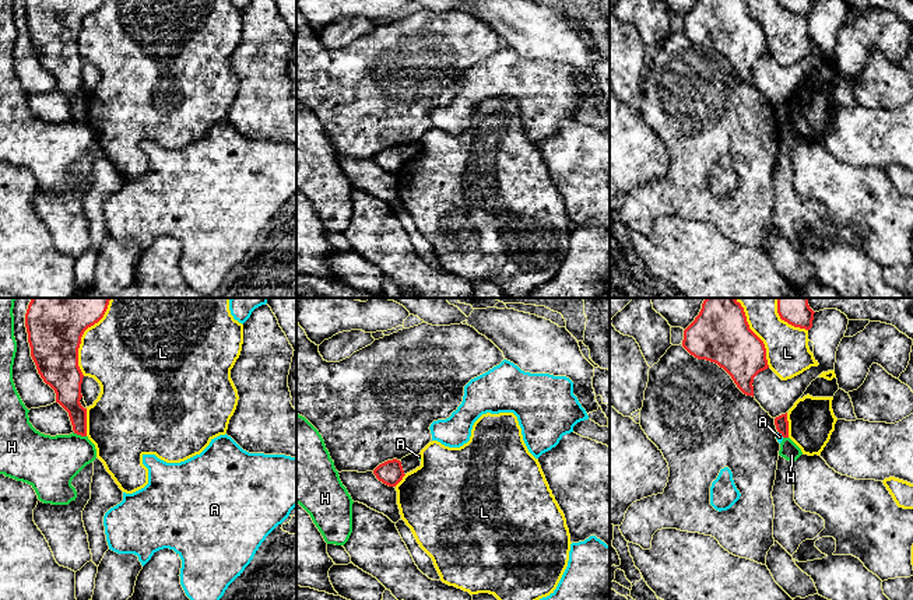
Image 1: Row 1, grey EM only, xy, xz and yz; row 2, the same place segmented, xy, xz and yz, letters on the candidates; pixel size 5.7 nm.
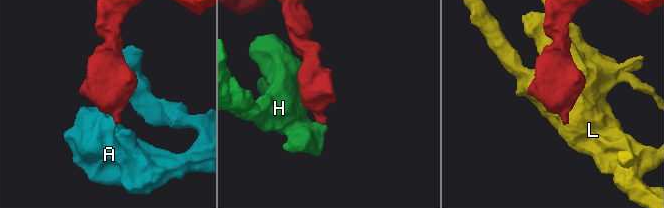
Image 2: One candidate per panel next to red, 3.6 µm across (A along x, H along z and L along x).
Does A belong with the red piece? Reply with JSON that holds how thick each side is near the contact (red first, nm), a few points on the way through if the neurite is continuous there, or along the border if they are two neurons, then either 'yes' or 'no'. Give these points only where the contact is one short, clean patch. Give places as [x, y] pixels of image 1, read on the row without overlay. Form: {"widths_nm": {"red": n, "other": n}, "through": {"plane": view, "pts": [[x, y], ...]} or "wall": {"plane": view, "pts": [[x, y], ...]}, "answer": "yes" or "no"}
{"widths_nm": {"red": 80, "other": 40}, "wall": {"plane": "yz", "pts": [[778, 118], [783, 123]]}, "answer": "no"}

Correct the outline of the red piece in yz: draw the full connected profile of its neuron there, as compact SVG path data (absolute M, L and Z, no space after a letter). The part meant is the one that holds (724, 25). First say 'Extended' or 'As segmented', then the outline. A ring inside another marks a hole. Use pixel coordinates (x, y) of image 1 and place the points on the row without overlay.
As segmented. M699 0L684 17L682 34L695 45L723 55L737 74L754 84L754 64L769 55L763 28L749 15L745 0Z

